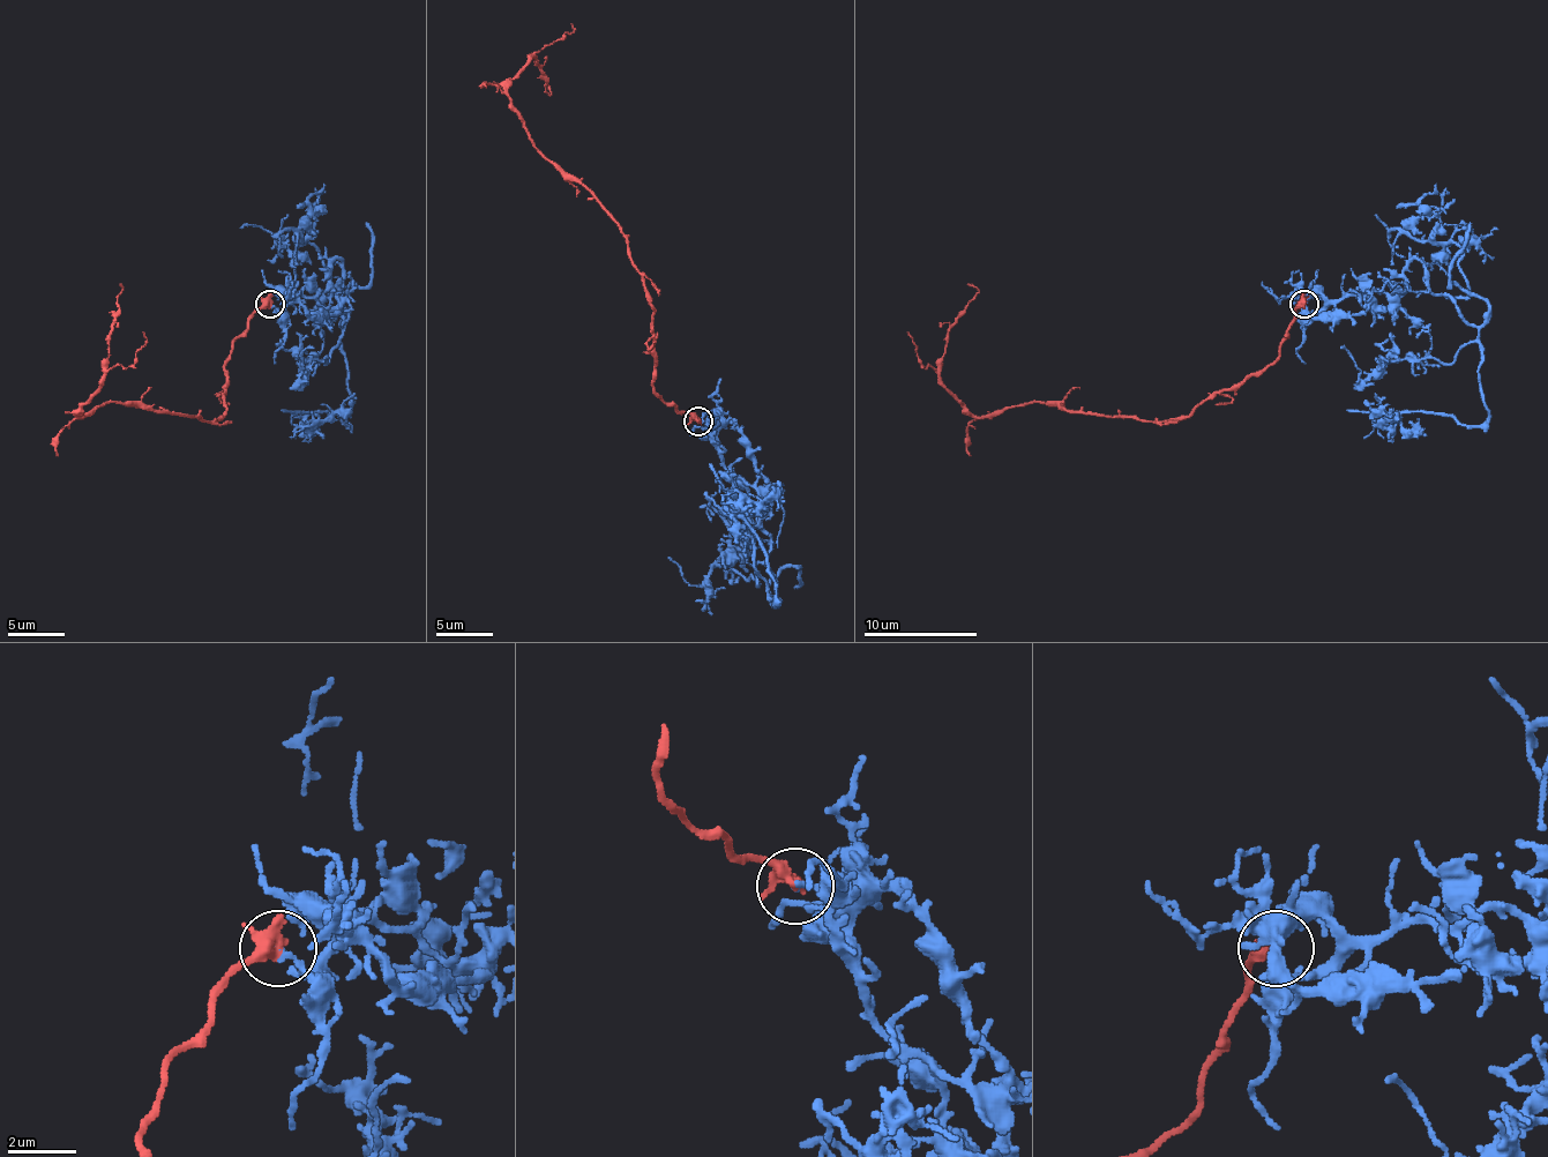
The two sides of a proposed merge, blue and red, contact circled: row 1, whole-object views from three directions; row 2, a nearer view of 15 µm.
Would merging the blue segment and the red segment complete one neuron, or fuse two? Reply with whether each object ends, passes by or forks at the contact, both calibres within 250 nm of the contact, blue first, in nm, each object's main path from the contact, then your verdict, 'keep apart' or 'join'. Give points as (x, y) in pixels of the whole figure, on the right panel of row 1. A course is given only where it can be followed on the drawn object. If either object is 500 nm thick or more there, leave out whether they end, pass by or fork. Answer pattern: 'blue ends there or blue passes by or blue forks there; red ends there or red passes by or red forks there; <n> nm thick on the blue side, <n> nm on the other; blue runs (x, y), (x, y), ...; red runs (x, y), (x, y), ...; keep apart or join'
blue ends there; red passes by; 150 nm thick on the blue side, 360 nm on the other; blue runs (1305, 303), (1384, 292), (1429, 334), (1421, 359), (1480, 345), (1480, 425), (1418, 411), (1386, 422), (1365, 400); red runs (1305, 303), (1273, 359), (1169, 422), (1027, 402), (980, 416), (940, 380), (949, 326), (977, 292), (969, 283); keep apart

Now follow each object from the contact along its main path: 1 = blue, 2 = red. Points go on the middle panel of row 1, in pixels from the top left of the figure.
1: (698, 422), (743, 487), (749, 550), (749, 538), (775, 606), (758, 535), (735, 513), (780, 482)
2: (698, 422), (653, 390), (653, 306), (622, 226), (535, 144), (509, 97), (532, 57), (548, 94), (548, 86)

